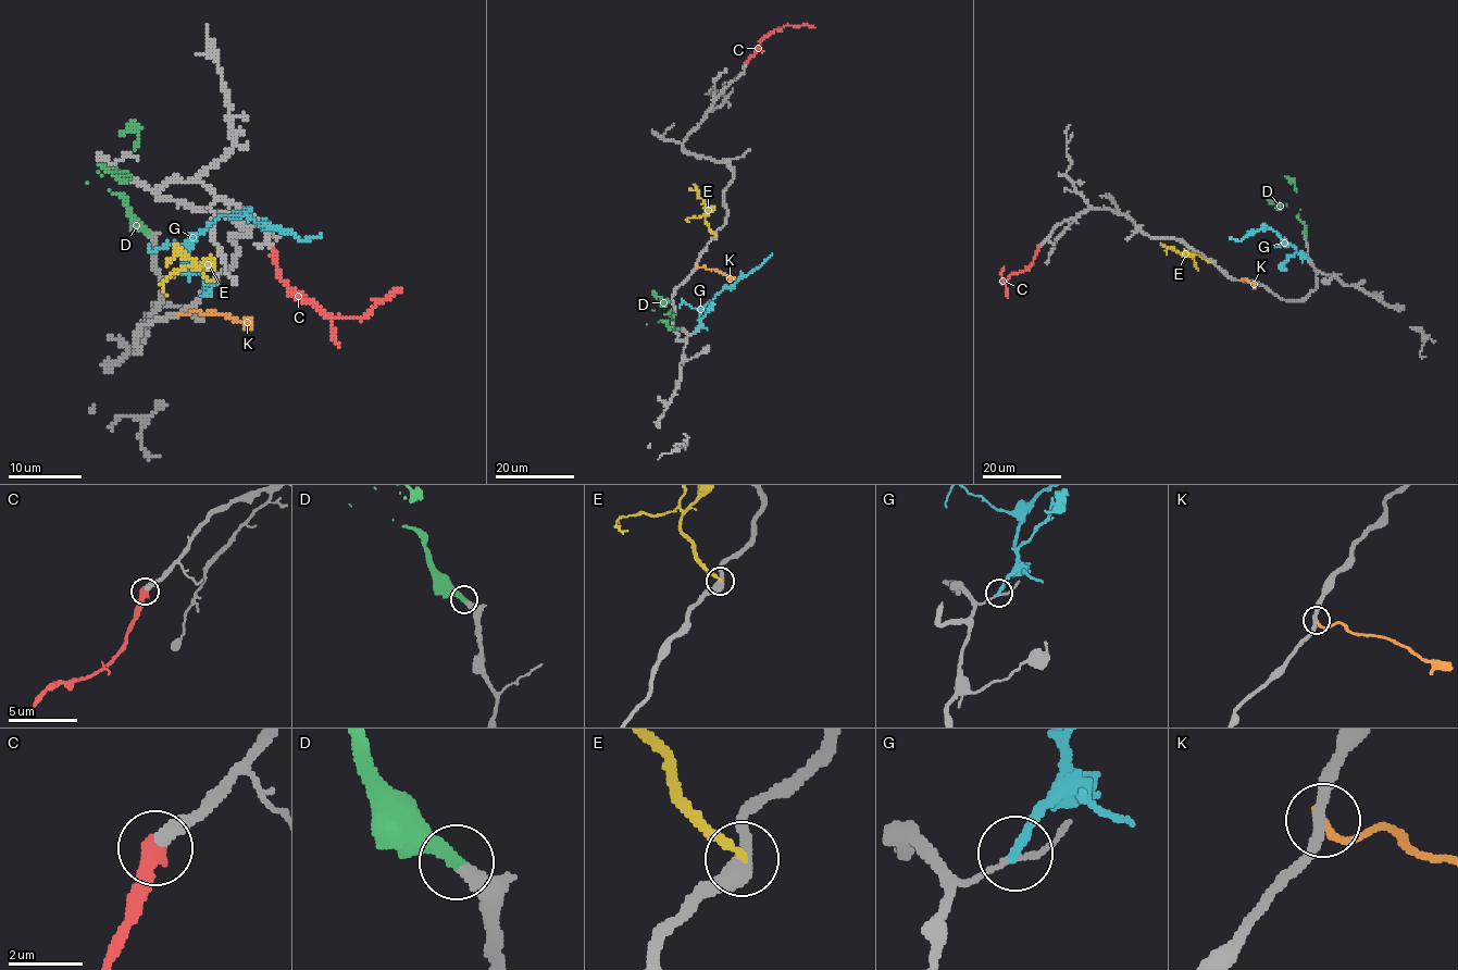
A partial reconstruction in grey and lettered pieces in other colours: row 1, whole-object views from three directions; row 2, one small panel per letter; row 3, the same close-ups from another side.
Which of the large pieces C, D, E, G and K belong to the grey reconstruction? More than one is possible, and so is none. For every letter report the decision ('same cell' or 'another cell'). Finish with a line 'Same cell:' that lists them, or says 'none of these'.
C: same cell
D: same cell
E: another cell
G: another cell
K: another cell
Same cell: C, D

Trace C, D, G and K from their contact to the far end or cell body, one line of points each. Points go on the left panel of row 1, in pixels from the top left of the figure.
C: (274, 252), (279, 278), (286, 287), (298, 298), (309, 300), (332, 316), (361, 319), (400, 289)
D: (146, 233), (116, 193), (116, 170), (133, 148), (137, 134), (129, 126), (135, 121)
G: (177, 272), (186, 261), (188, 245), (219, 215), (250, 215), (304, 241), (321, 233)
K: (181, 312), (217, 312), (242, 320), (251, 330)

